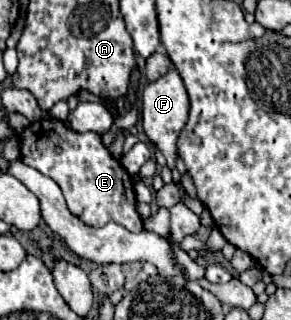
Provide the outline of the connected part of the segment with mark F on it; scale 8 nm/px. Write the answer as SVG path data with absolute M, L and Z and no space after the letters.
M171 66L167 74L163 74L157 82L147 84L147 88L143 90L143 108L141 108L141 122L143 122L143 130L149 138L149 142L153 142L167 158L167 166L171 166L171 170L175 168L175 140L177 134L183 130L185 122L187 122L187 114L189 114L189 98L187 98L187 90L183 86L181 76L175 72L175 68Z

